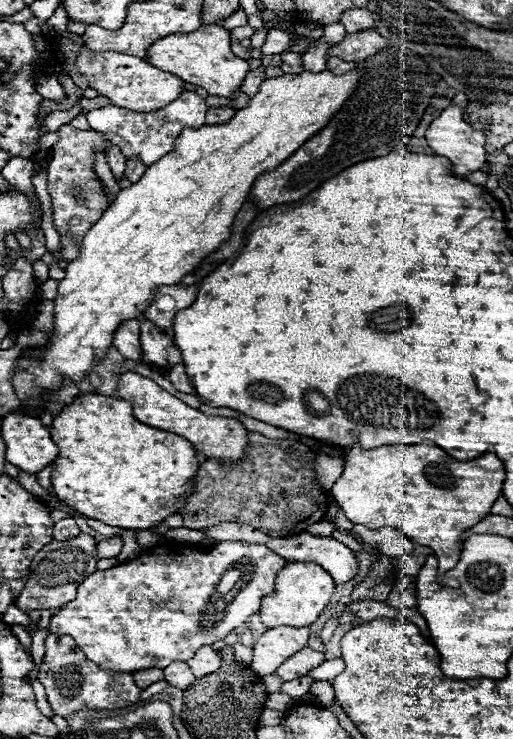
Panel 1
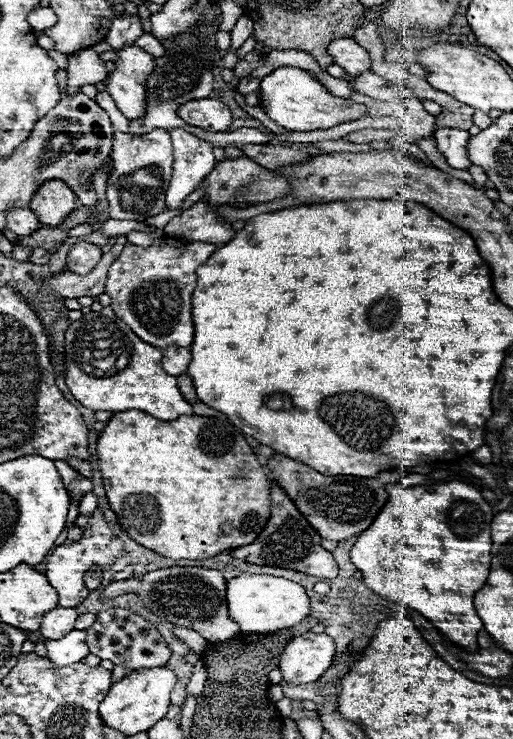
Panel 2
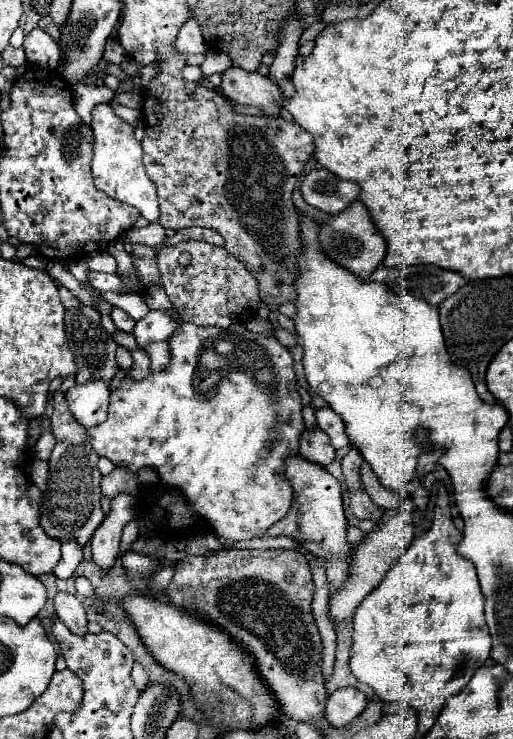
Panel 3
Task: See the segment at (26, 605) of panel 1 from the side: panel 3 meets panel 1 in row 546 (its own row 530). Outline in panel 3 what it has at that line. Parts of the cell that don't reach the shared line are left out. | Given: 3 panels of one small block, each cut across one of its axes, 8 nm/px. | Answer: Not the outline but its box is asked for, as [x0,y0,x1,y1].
[40,392,104,546]

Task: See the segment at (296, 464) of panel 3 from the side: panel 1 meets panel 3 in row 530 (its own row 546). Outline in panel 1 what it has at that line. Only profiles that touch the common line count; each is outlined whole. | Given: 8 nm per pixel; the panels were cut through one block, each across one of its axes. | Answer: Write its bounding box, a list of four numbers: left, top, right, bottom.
[256,534,358,584]

